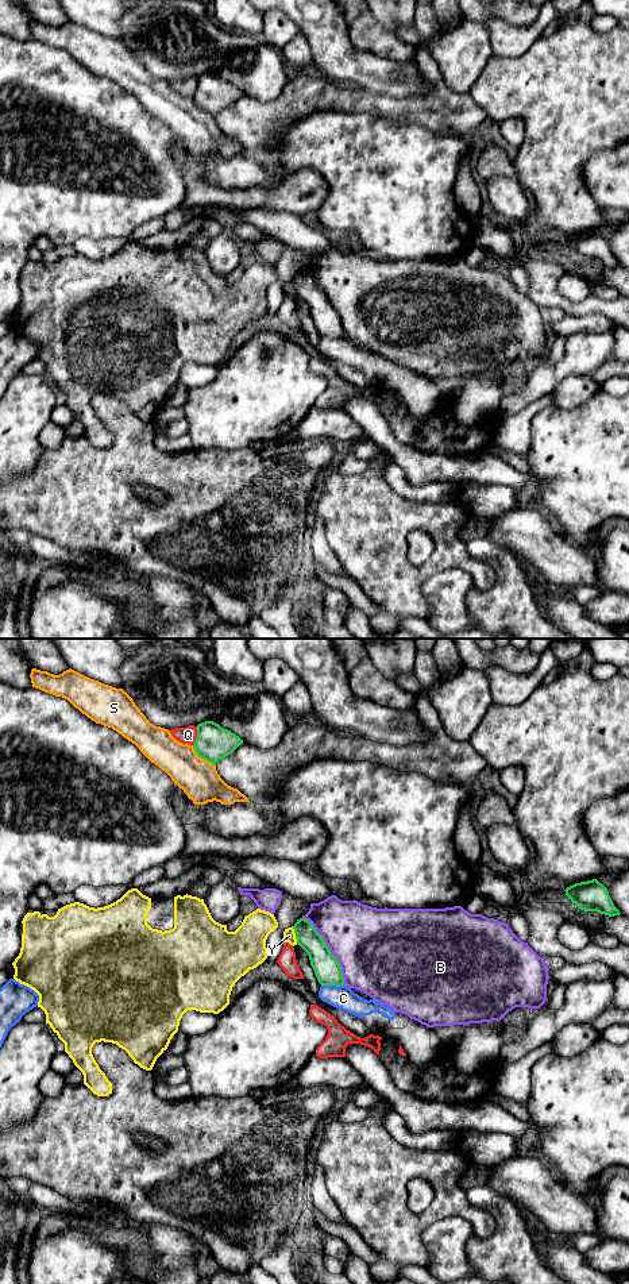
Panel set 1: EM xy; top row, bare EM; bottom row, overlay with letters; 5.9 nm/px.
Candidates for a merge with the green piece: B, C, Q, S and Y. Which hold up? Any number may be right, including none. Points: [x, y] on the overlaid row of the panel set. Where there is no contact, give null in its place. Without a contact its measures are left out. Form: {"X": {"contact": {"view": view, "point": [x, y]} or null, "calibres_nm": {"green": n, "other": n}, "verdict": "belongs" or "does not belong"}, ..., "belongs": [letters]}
{"B": {"contact": {"view": "xy", "point": [330, 951]}, "calibres_nm": {"green": 160, "other": 440}, "verdict": "does not belong"}, "C": {"contact": {"view": "xy", "point": [334, 984]}, "calibres_nm": {"green": 160, "other": 140}, "verdict": "does not belong"}, "Q": {"contact": {"view": "xy", "point": [197, 736]}, "calibres_nm": {"green": 220, "other": 100}, "verdict": "does not belong"}, "S": {"contact": {"view": "xy", "point": [201, 758]}, "calibres_nm": {"green": 220, "other": 240}, "verdict": "does not belong"}, "Y": {"contact": {"view": "xy", "point": [296, 934]}, "calibres_nm": {"green": 150, "other": 80}, "verdict": "does not belong"}, "belongs": []}

